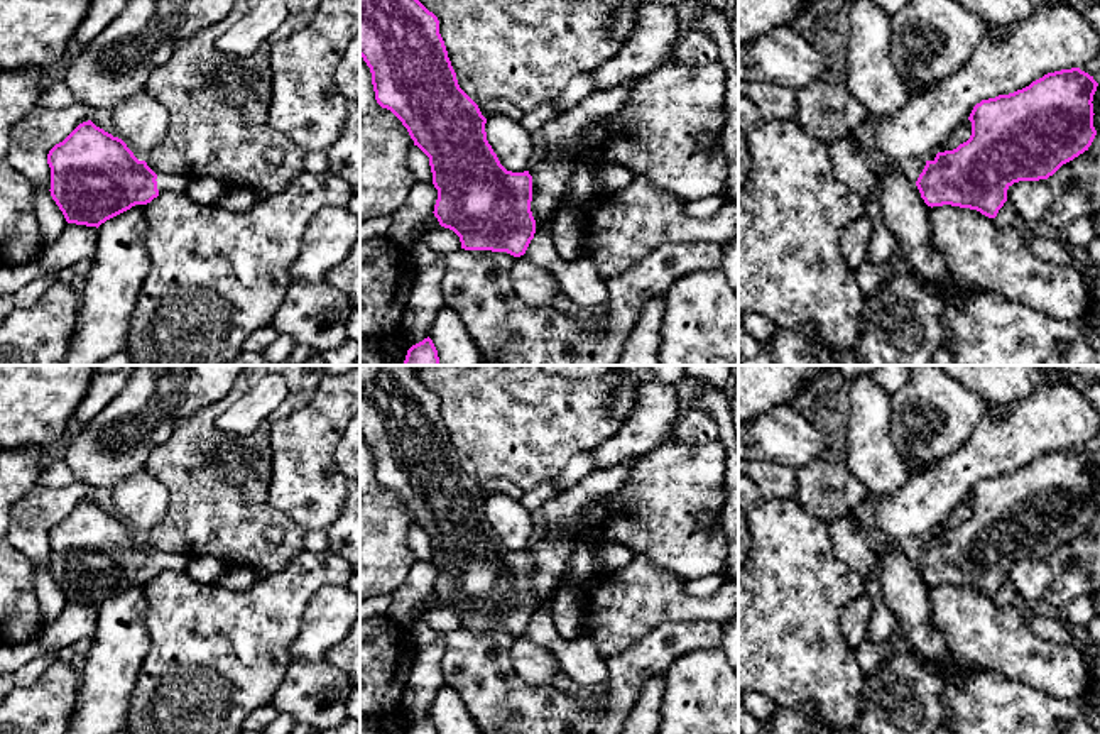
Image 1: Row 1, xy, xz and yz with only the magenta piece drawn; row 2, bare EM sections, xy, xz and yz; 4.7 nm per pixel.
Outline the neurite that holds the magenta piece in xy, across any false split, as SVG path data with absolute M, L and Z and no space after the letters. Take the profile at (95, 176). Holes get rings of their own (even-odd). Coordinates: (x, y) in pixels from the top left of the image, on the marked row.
M91 120L56 144L47 154L47 164L49 191L66 222L96 228L162 193L186 193L191 181L184 174L155 174L122 139Z

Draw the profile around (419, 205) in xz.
M416 181L404 205L390 216L387 238L411 249L414 232L433 215L436 200L438 189L434 184Z

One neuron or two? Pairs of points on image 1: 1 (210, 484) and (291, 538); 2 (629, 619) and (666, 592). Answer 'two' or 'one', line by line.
1: one
2: one

